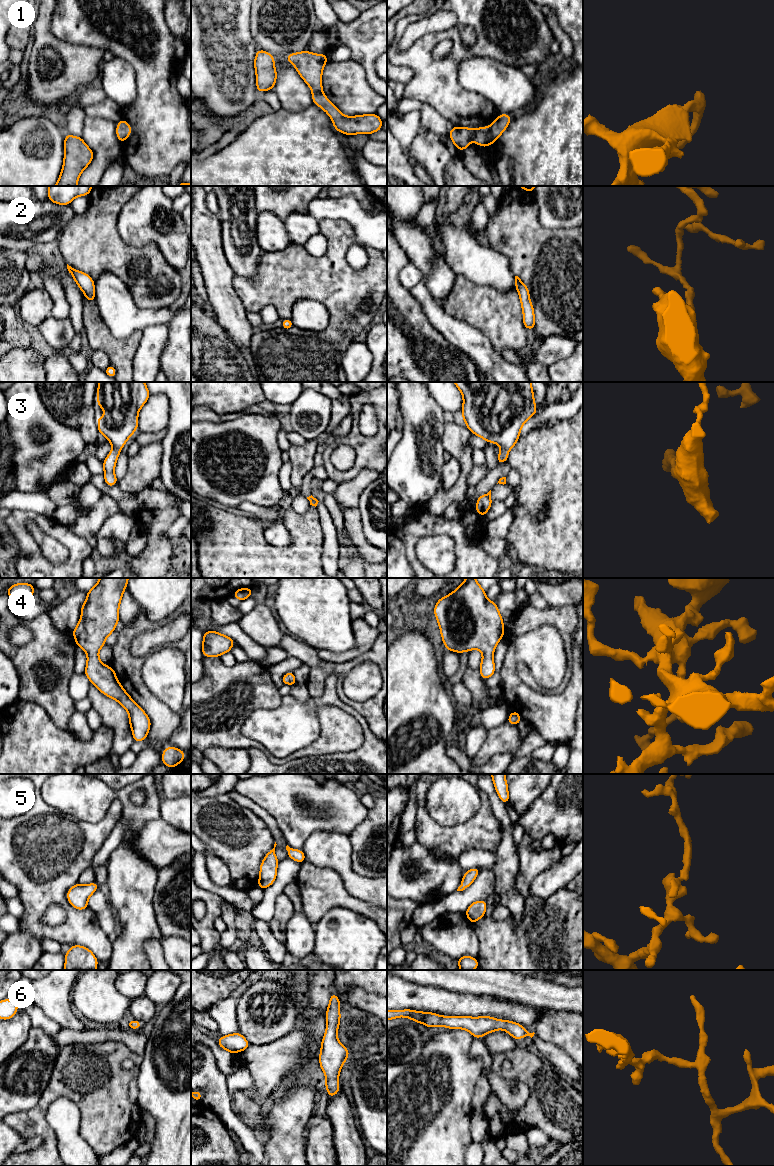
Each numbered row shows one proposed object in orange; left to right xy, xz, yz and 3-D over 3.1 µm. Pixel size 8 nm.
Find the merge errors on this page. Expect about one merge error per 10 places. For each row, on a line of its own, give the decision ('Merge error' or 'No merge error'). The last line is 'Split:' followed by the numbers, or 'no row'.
1: No merge error
2: No merge error
3: No merge error
4: No merge error
5: No merge error
6: No merge error
Split: no row

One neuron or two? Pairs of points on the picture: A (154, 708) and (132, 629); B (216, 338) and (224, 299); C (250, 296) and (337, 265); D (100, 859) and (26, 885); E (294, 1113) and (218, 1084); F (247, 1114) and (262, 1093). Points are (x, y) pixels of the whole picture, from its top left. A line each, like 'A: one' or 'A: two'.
A: one
B: two
C: one
D: two
E: two
F: two

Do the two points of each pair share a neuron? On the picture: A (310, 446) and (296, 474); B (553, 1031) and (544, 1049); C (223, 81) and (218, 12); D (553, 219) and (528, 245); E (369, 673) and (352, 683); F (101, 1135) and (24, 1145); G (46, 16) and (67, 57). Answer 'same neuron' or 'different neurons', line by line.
A: same neuron
B: different neurons
C: same neuron
D: different neurons
E: same neuron
F: different neurons
G: same neuron

